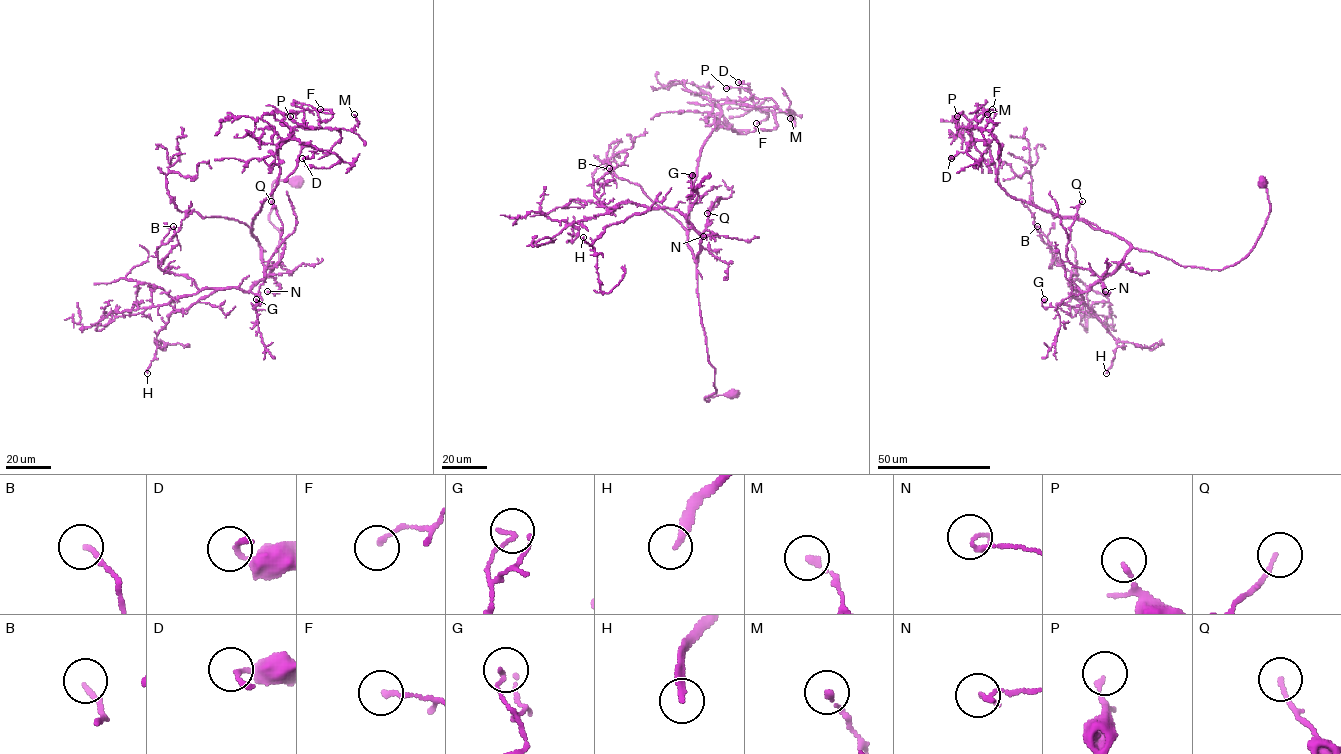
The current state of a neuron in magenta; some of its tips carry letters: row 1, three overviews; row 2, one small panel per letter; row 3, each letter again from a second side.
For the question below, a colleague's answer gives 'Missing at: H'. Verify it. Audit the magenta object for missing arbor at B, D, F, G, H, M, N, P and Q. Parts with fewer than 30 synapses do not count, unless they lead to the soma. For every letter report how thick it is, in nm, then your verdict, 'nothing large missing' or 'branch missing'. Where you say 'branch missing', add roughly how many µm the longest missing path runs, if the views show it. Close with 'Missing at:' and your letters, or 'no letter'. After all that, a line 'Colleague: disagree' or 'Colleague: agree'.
B: calibre 150 nm; nothing large missing
D: calibre 240 nm; nothing large missing
F: calibre 150 nm; nothing large missing
G: calibre 130 nm; nothing large missing
H: calibre 220 nm; branch missing; missing 30 µm
M: calibre 190 nm; nothing large missing
N: calibre 190 nm; nothing large missing
P: calibre 150 nm; nothing large missing
Q: calibre 120 nm; nothing large missing
Missing at: H
Colleague: agree

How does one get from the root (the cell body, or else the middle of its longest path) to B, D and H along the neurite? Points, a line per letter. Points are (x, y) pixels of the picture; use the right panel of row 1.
B: (1263, 183), (1260, 236), (1220, 270), (1133, 247), (1073, 290), (1077, 274), (1037, 226)
D: (1263, 183), (1270, 212), (1256, 245), (1232, 266), (1208, 270), (1012, 198), (986, 140), (972, 138), (951, 158)
H: (1263, 183), (1266, 224), (1232, 266), (1180, 266), (1133, 247), (1112, 273), (1077, 288), (1116, 341), (1106, 373)

